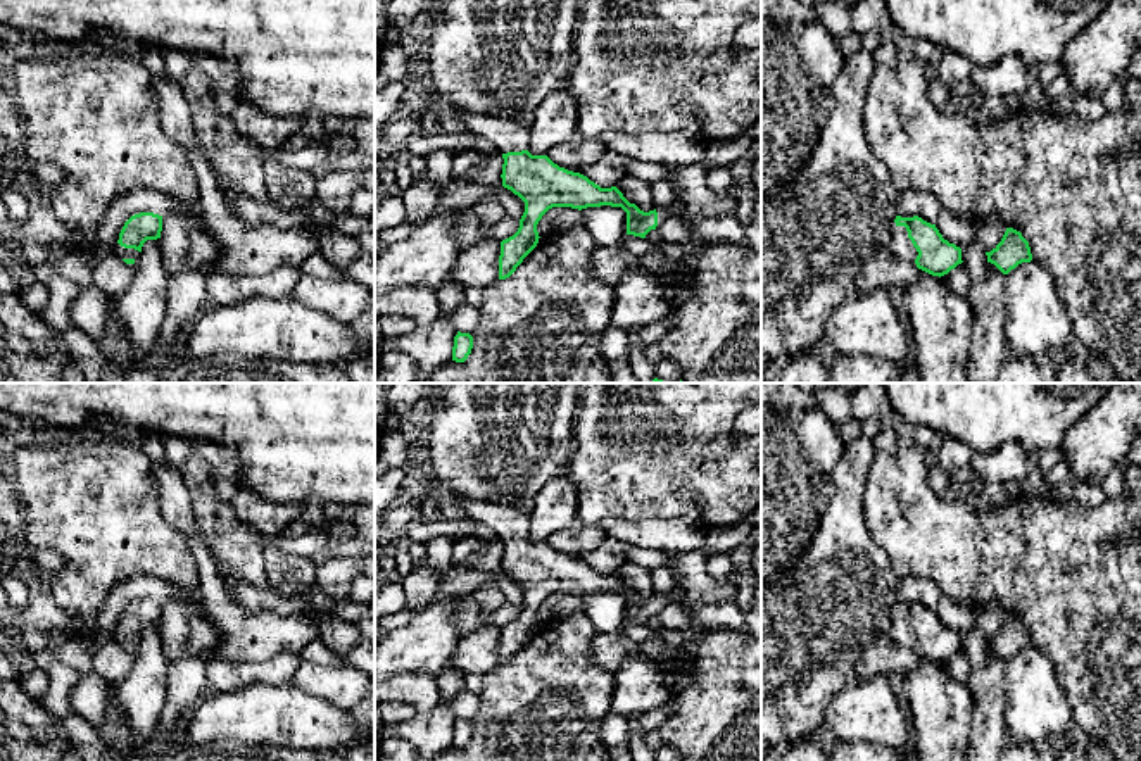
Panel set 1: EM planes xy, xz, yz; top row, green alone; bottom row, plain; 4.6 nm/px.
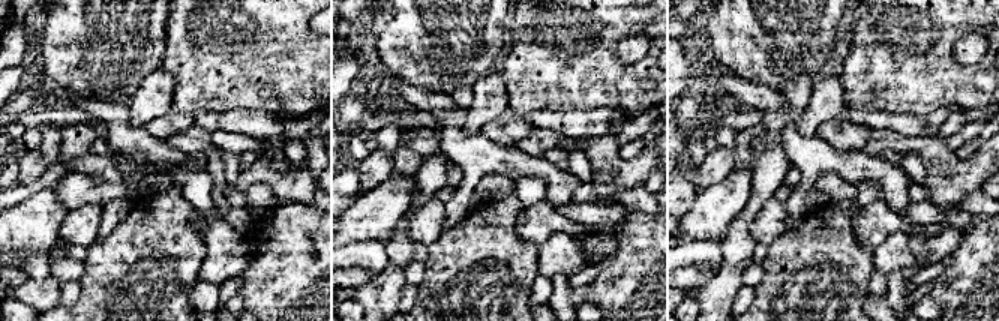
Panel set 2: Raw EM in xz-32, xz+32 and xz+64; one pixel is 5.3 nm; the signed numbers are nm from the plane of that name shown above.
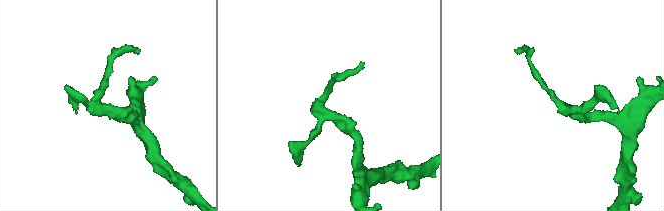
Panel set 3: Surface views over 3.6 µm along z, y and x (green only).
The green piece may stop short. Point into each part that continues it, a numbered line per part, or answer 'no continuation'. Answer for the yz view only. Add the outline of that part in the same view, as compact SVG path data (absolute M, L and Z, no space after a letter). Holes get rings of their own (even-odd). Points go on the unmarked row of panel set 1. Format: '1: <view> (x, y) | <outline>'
1: yz (901, 634) | M894 613L892 616L892 626L887 633L887 637L903 647L915 649L918 638L913 633L911 626L908 625L908 618L905 613Z

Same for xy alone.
1: xy (119, 637) | M114 630L114 633L110 635L112 640L116 640L121 645L138 645L140 638L135 635L124 635L119 630Z

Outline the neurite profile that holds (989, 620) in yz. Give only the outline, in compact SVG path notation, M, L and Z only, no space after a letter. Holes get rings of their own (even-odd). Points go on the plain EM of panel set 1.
M987 606L980 611L975 611L975 625L982 630L986 638L991 638L993 635L996 635L1005 618L1006 618L1006 613L998 606Z

